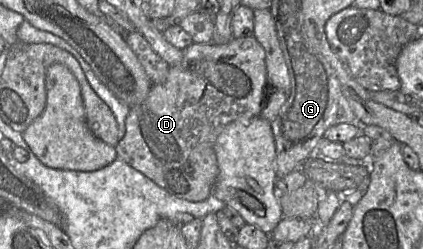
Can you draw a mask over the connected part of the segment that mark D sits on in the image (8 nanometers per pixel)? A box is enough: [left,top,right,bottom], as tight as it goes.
[115,35,267,202]

